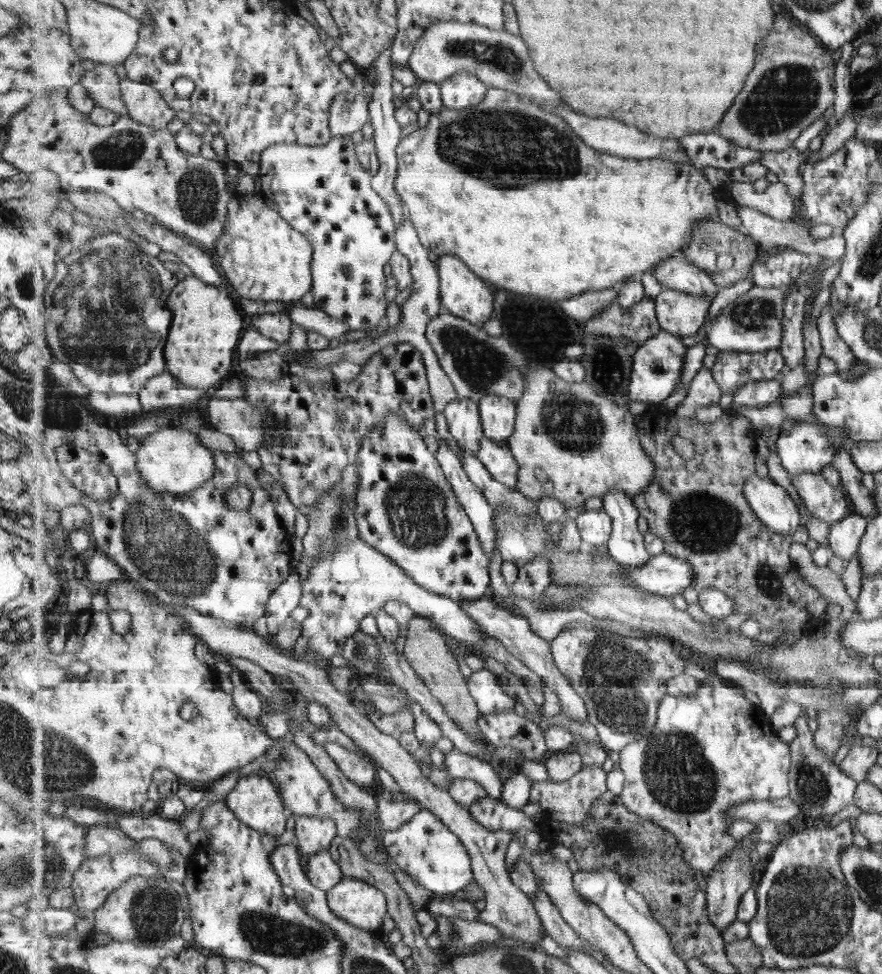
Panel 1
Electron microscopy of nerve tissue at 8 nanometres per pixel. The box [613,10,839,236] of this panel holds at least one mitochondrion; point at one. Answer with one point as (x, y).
(785, 95)

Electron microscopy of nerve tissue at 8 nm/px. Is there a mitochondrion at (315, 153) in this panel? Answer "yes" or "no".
no

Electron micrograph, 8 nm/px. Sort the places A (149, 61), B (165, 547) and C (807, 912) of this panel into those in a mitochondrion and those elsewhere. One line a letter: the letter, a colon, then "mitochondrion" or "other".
A: other
B: mitochondrion
C: mitochondrion

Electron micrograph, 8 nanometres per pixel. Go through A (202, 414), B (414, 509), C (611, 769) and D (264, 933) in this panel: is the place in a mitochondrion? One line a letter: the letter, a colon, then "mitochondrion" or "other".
A: other
B: mitochondrion
C: other
D: mitochondrion

